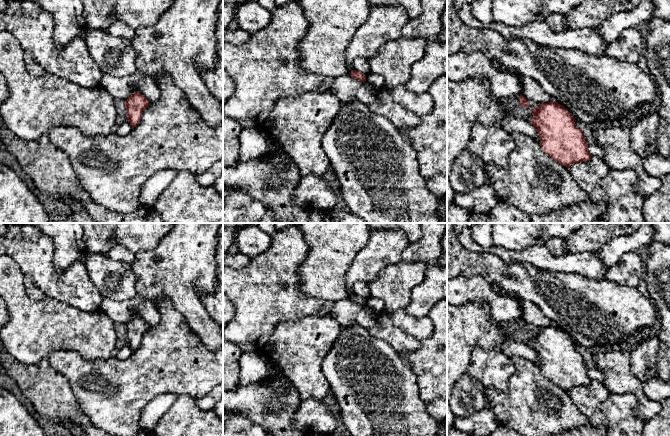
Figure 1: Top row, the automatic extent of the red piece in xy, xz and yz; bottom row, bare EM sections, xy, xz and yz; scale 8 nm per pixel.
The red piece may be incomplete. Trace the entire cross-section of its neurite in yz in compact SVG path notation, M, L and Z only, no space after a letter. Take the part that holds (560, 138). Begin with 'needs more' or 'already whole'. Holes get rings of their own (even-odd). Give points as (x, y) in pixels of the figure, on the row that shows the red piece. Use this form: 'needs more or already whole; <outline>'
already whole; M550 101L541 103L536 108L532 107L531 110L533 117L530 124L536 128L540 136L540 146L555 162L569 169L572 164L591 159L583 131L576 126L575 118L563 105Z

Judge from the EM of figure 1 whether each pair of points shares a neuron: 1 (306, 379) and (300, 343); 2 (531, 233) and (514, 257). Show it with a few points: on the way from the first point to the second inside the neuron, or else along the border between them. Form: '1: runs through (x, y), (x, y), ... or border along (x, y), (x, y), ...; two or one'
1: runs through (304, 370), (300, 362), (300, 352); one
2: border along (541, 245), (521, 250), (495, 246); two

